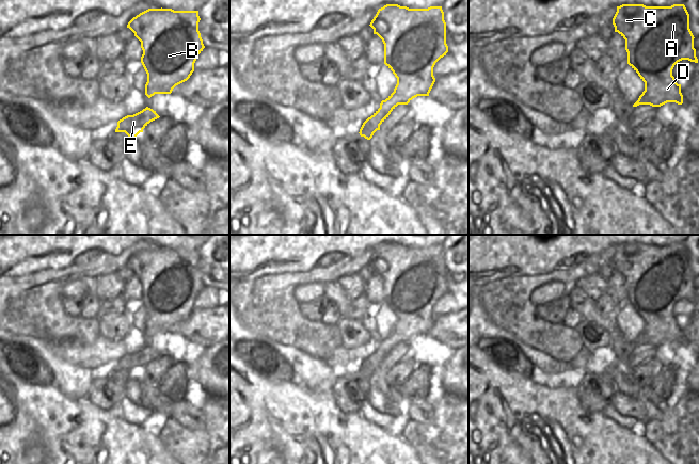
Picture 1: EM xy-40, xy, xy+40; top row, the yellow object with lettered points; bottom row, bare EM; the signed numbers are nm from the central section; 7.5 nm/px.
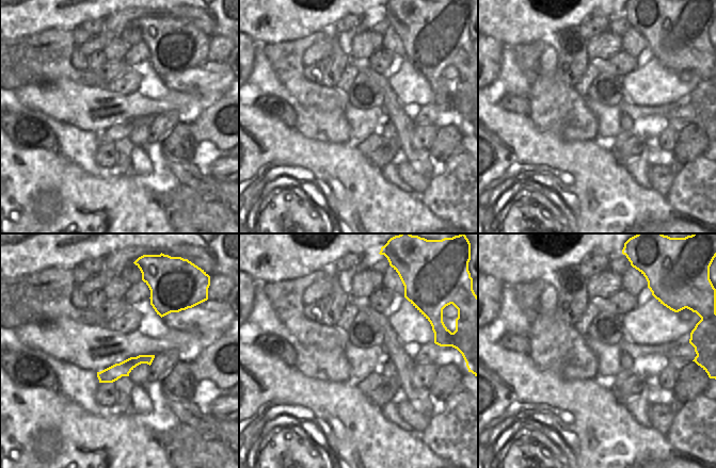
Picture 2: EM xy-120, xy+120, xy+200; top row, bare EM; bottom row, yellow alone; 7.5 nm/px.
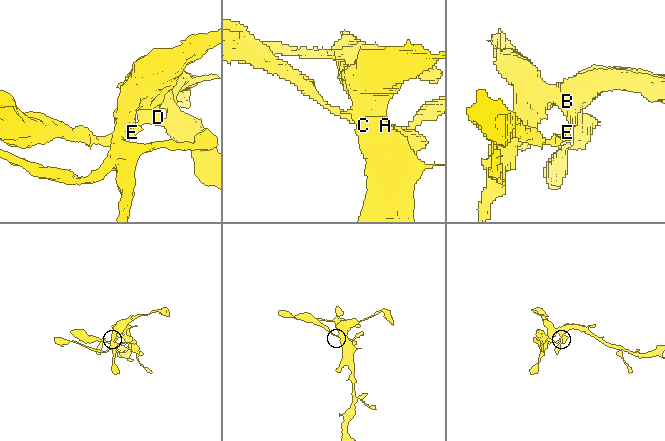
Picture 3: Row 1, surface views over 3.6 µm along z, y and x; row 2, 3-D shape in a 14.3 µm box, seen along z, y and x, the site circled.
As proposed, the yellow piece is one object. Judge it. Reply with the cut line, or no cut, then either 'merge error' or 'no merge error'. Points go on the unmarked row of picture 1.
cut xy (393, 331), (400, 336), (401, 342); merge error

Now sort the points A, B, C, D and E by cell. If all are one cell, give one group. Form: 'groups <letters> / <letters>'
groups A B C D / E

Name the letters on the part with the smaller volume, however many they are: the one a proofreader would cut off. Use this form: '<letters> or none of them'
E

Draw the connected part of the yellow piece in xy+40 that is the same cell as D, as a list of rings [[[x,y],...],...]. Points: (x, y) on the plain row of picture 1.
[[[622,243],[617,245],[617,251],[613,257],[613,263],[615,266],[615,271],[618,271],[625,278],[625,289],[627,291],[627,303],[638,313],[640,318],[645,321],[645,330],[639,335],[639,340],[634,342],[633,346],[639,343],[650,343],[652,346],[661,346],[667,341],[676,341],[678,343],[683,342],[683,334],[681,332],[681,323],[677,322],[677,319],[672,315],[672,308],[674,304],[682,300],[688,299],[690,301],[698,302],[696,295],[696,288],[694,287],[694,274],[689,268],[689,253],[684,243],[673,243],[671,245],[646,245],[644,243]]]

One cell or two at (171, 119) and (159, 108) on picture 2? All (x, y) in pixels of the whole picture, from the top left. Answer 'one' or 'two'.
two

